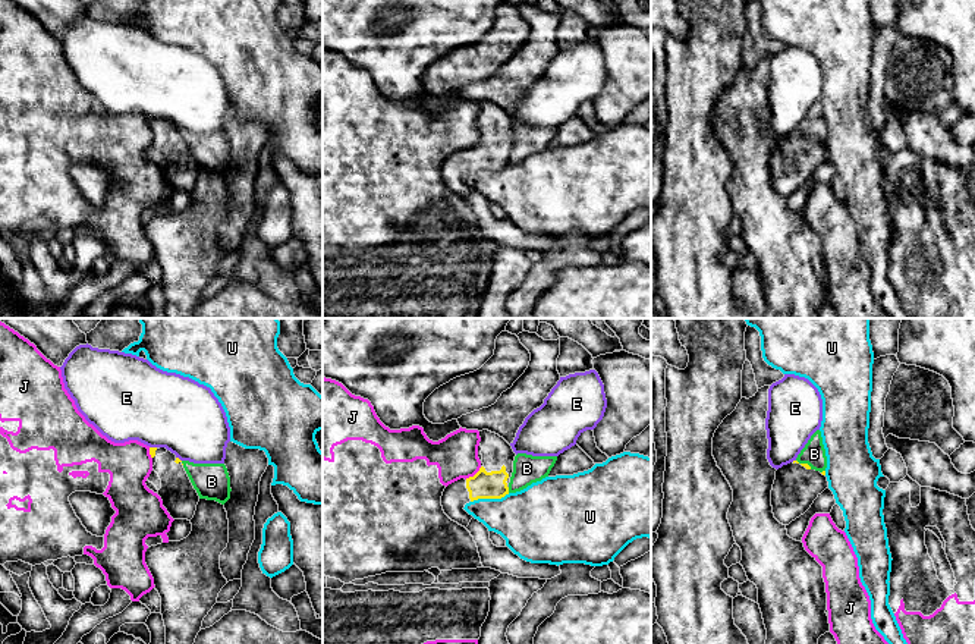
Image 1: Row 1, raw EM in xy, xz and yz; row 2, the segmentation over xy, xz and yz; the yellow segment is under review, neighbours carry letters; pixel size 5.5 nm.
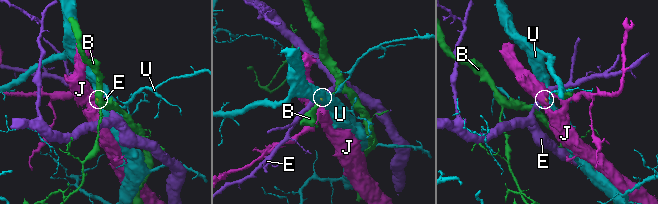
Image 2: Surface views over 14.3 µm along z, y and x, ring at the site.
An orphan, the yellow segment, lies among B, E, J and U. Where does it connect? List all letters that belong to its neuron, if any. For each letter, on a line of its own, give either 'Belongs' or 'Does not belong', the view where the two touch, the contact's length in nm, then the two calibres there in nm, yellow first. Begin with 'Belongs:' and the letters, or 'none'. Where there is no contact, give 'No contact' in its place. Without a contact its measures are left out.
Belongs: none
B: Does not belong. Touches yellow in xz. Shared border 30 nm. Thickness 150 nm (yellow) against 160 nm
E: Does not belong. Touches yellow in xy. Shared border 40 nm. Thickness 30 nm (yellow) against 420 nm
J: Does not belong. Touches yellow in xz. Shared border 120 nm. Thickness 150 nm (yellow) against 240 nm
U: Does not belong. Touches yellow in xz. Shared border 220 nm. Thickness 150 nm (yellow) against 340 nm

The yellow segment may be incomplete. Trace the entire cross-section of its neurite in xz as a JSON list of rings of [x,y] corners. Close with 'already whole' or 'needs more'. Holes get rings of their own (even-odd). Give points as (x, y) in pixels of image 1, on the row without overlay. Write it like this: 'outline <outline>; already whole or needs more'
outline [[[482,101],[479,109],[484,136],[474,148],[449,155],[441,167],[444,185],[465,200],[474,189],[463,180],[466,175],[478,170],[501,170],[509,166],[516,128],[512,117],[498,106]]]; needs more

